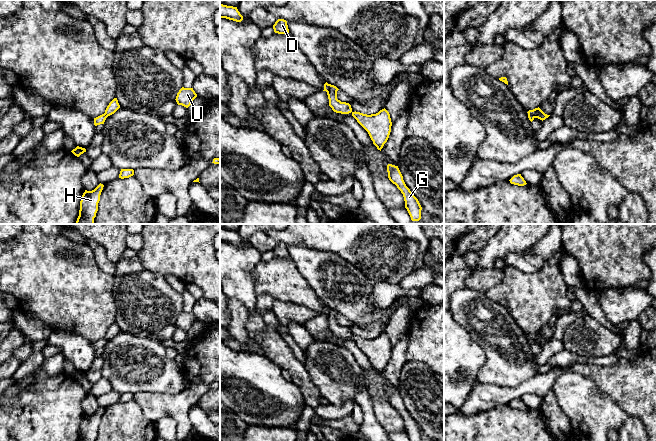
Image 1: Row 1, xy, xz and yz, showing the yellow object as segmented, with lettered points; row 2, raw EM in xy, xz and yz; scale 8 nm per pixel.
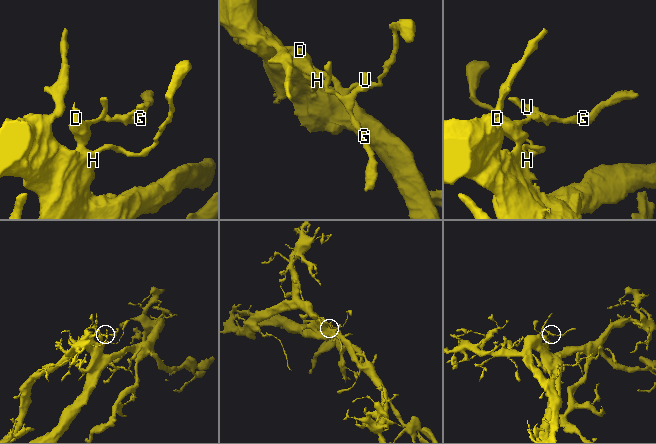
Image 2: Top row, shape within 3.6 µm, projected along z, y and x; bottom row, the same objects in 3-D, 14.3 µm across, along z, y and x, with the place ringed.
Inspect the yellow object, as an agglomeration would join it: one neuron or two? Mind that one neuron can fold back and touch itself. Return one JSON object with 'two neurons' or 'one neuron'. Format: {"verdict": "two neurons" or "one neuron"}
{"verdict": "two neurons"}

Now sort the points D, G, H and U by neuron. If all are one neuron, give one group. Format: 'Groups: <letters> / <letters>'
Groups: D H / G U

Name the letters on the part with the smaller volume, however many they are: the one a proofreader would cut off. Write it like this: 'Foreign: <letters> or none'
Foreign: G, U

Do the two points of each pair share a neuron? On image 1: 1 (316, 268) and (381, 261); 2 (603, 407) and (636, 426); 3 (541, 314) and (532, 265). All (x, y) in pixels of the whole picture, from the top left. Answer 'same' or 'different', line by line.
1: different
2: different
3: different

